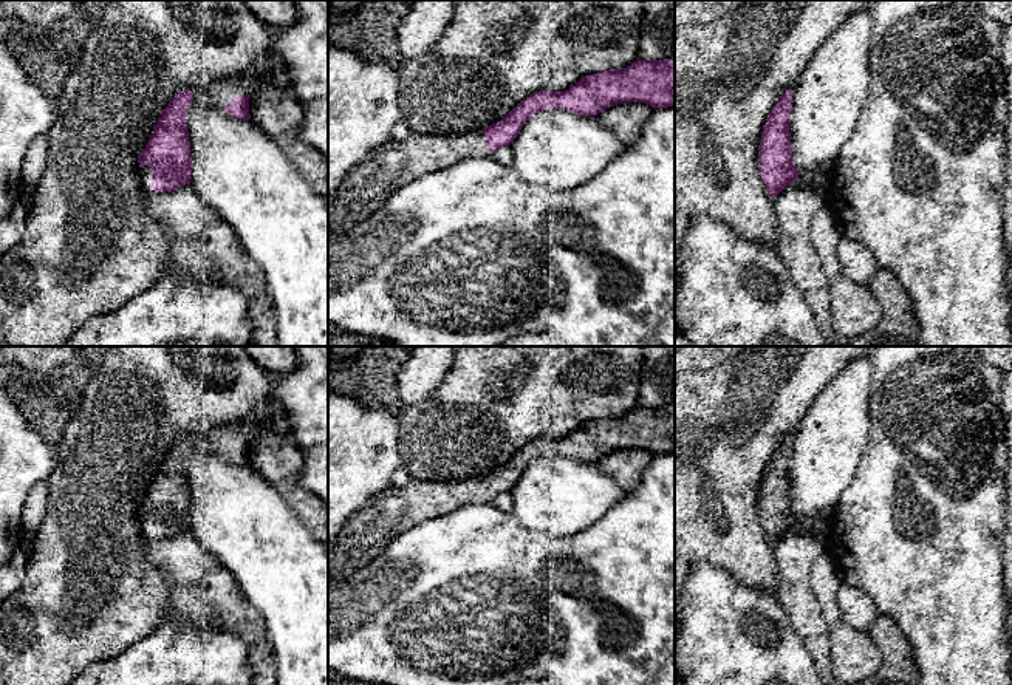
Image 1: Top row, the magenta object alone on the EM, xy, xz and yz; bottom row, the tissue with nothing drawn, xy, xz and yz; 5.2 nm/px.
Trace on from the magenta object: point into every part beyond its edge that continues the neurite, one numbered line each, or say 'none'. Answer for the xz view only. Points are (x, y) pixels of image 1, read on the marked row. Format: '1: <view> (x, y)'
1: xz (369, 186)

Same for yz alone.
none

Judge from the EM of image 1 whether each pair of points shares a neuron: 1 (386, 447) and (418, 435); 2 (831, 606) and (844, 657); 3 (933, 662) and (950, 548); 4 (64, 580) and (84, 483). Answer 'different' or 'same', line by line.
1: different
2: same
3: same
4: same

